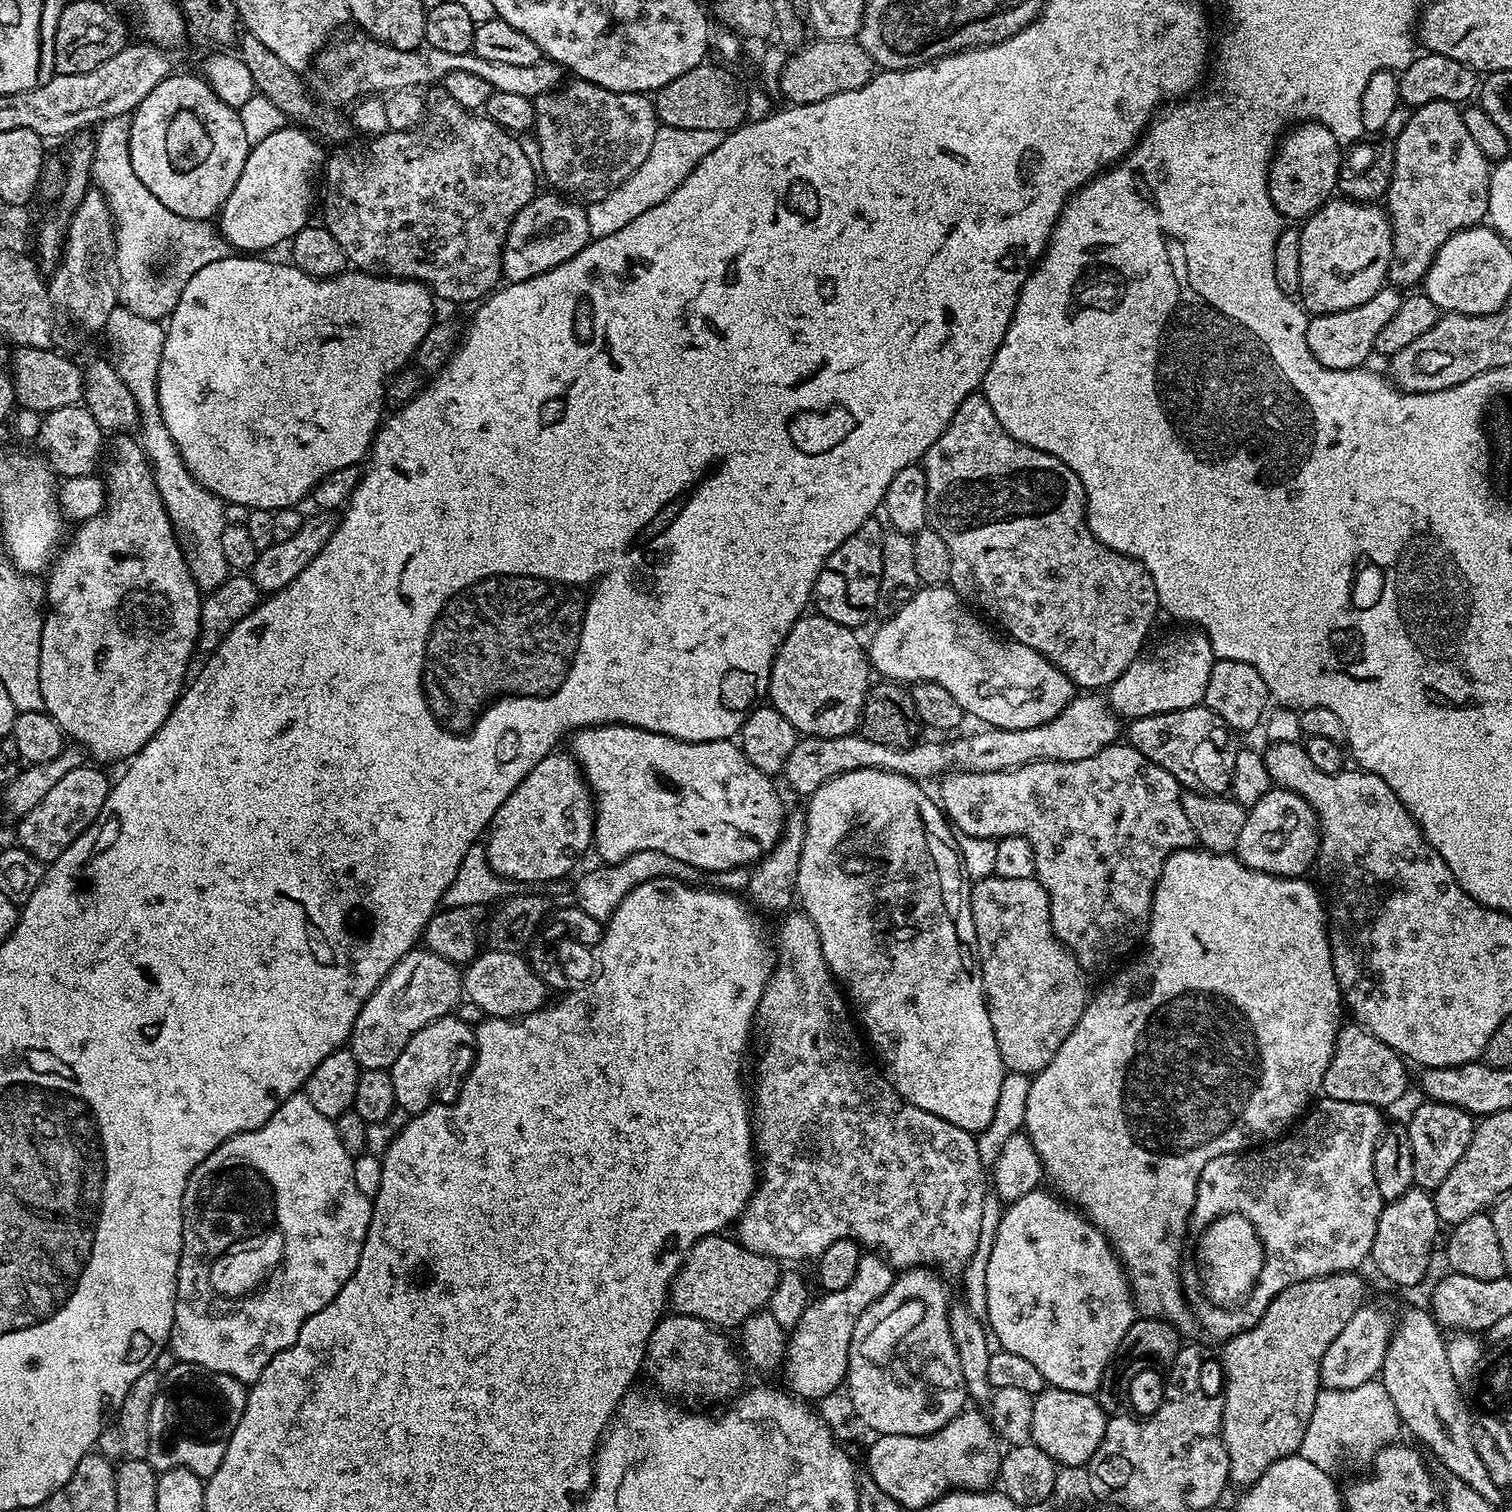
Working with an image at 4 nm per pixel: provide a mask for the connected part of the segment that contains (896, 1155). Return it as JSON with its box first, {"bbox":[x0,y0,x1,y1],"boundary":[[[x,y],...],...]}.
{"bbox":[734,910,986,1278],"boundary":[[[792,910],[792,911],[789,911],[789,912],[788,912],[788,913],[787,913],[787,915],[785,915],[785,916],[784,916],[784,917],[783,917],[783,919],[781,919],[781,920],[784,920],[784,921],[782,921],[782,922],[781,922],[781,924],[780,924],[780,933],[778,933],[778,934],[777,934],[777,936],[776,936],[776,933],[775,933],[775,936],[774,936],[774,951],[775,951],[775,953],[776,953],[776,966],[775,966],[775,968],[773,968],[773,969],[772,969],[772,977],[770,977],[770,978],[769,978],[769,980],[768,980],[768,985],[766,985],[766,986],[765,986],[765,987],[764,987],[764,993],[763,993],[763,994],[762,994],[762,998],[761,998],[761,999],[760,999],[760,1004],[759,1004],[759,1005],[758,1005],[758,1006],[757,1006],[757,1007],[756,1007],[756,1020],[757,1020],[757,1021],[758,1021],[758,1028],[759,1028],[759,1031],[760,1031],[760,1028],[761,1028],[761,1030],[762,1030],[762,1031],[764,1031],[764,1036],[765,1036],[765,1038],[766,1038],[766,1039],[768,1039],[768,1041],[766,1041],[766,1042],[765,1042],[765,1044],[764,1044],[764,1053],[762,1053],[762,1054],[761,1054],[761,1056],[760,1056],[760,1077],[758,1077],[758,1078],[757,1078],[757,1080],[756,1080],[756,1100],[755,1100],[755,1096],[754,1096],[754,1099],[753,1099],[753,1100],[752,1100],[752,1101],[751,1101],[751,1104],[750,1104],[750,1116],[751,1116],[751,1119],[752,1119],[752,1120],[753,1120],[753,1121],[754,1121],[754,1151],[755,1151],[755,1153],[756,1153],[756,1155],[757,1155],[757,1157],[758,1157],[758,1183],[757,1183],[757,1186],[756,1186],[756,1190],[755,1190],[755,1192],[753,1192],[753,1193],[752,1193],[752,1197],[751,1197],[751,1198],[750,1198],[750,1199],[749,1199],[749,1200],[748,1200],[748,1205],[747,1205],[747,1206],[745,1206],[745,1207],[744,1207],[744,1212],[743,1212],[743,1213],[742,1213],[742,1215],[740,1215],[740,1219],[739,1219],[739,1221],[738,1221],[738,1223],[737,1223],[737,1224],[736,1224],[736,1225],[735,1225],[735,1228],[734,1228],[734,1231],[736,1231],[736,1232],[737,1232],[737,1234],[736,1234],[736,1233],[735,1233],[735,1235],[736,1235],[736,1236],[737,1236],[737,1237],[738,1237],[738,1240],[739,1240],[739,1243],[741,1243],[741,1244],[744,1244],[744,1245],[745,1245],[745,1246],[747,1246],[747,1247],[748,1247],[748,1248],[749,1248],[749,1249],[750,1249],[750,1250],[754,1250],[754,1251],[755,1251],[755,1252],[757,1252],[757,1253],[758,1253],[758,1254],[762,1254],[762,1255],[763,1255],[763,1256],[771,1256],[771,1257],[772,1257],[772,1259],[773,1259],[773,1260],[775,1260],[775,1261],[777,1261],[777,1262],[785,1262],[785,1261],[784,1261],[784,1260],[809,1260],[809,1262],[812,1262],[812,1261],[815,1261],[815,1260],[816,1260],[816,1259],[817,1259],[817,1258],[819,1258],[819,1257],[820,1257],[820,1255],[821,1255],[821,1254],[822,1254],[822,1250],[826,1250],[826,1246],[830,1246],[830,1242],[838,1242],[838,1241],[839,1241],[839,1240],[854,1240],[854,1241],[856,1241],[856,1243],[857,1243],[857,1244],[859,1244],[859,1245],[861,1245],[861,1246],[863,1246],[863,1247],[864,1247],[864,1248],[865,1248],[865,1249],[868,1249],[868,1250],[871,1250],[871,1251],[872,1251],[872,1252],[873,1252],[873,1253],[876,1253],[876,1254],[879,1254],[879,1255],[881,1255],[881,1256],[883,1256],[883,1257],[884,1257],[884,1259],[885,1259],[885,1260],[887,1260],[887,1261],[888,1261],[888,1263],[889,1263],[889,1264],[891,1264],[891,1265],[892,1265],[892,1267],[893,1267],[893,1269],[896,1269],[896,1270],[907,1270],[907,1269],[910,1269],[910,1268],[918,1268],[918,1267],[921,1267],[921,1266],[923,1266],[923,1267],[926,1267],[926,1268],[931,1268],[931,1269],[933,1269],[933,1270],[939,1270],[939,1271],[940,1271],[940,1272],[941,1272],[941,1273],[943,1273],[943,1275],[944,1275],[944,1276],[945,1276],[945,1277],[948,1277],[948,1278],[951,1278],[951,1276],[956,1276],[956,1277],[959,1277],[959,1276],[960,1276],[960,1275],[961,1275],[961,1273],[963,1273],[963,1271],[964,1271],[964,1267],[966,1267],[966,1265],[968,1265],[968,1262],[969,1262],[969,1260],[970,1260],[970,1254],[974,1254],[974,1246],[978,1246],[978,1233],[979,1233],[979,1231],[981,1231],[981,1230],[982,1230],[982,1206],[983,1206],[983,1205],[984,1205],[984,1197],[985,1197],[985,1195],[986,1195],[986,1189],[984,1189],[984,1184],[985,1184],[985,1188],[986,1188],[986,1165],[984,1165],[984,1163],[983,1163],[983,1162],[982,1162],[982,1158],[981,1158],[981,1157],[980,1157],[980,1155],[979,1155],[979,1154],[978,1154],[978,1146],[977,1146],[977,1145],[976,1145],[976,1136],[975,1136],[975,1135],[973,1135],[973,1133],[970,1133],[970,1132],[967,1132],[967,1131],[966,1131],[966,1130],[962,1130],[962,1129],[961,1129],[961,1128],[959,1128],[959,1127],[958,1127],[958,1126],[954,1126],[954,1125],[953,1125],[953,1124],[951,1124],[951,1123],[950,1123],[950,1122],[946,1122],[946,1121],[945,1121],[945,1120],[943,1120],[943,1119],[942,1119],[942,1118],[938,1118],[938,1114],[930,1114],[930,1113],[929,1113],[929,1112],[927,1112],[927,1111],[926,1111],[926,1110],[918,1110],[918,1106],[914,1106],[914,1105],[913,1105],[913,1104],[907,1104],[907,1103],[906,1103],[906,1102],[905,1102],[905,1101],[904,1101],[904,1099],[903,1099],[903,1098],[902,1098],[902,1097],[900,1097],[900,1095],[898,1095],[898,1094],[897,1094],[897,1092],[895,1092],[895,1091],[894,1091],[894,1090],[893,1090],[893,1089],[892,1089],[892,1088],[891,1088],[891,1087],[890,1087],[890,1086],[889,1086],[889,1085],[888,1085],[888,1079],[886,1079],[886,1077],[884,1077],[884,1076],[883,1076],[883,1074],[882,1074],[882,1072],[881,1072],[881,1069],[880,1069],[880,1068],[879,1068],[879,1067],[877,1067],[877,1065],[876,1065],[876,1064],[875,1064],[875,1063],[873,1063],[873,1064],[874,1064],[874,1065],[872,1065],[872,1064],[871,1064],[871,1062],[870,1062],[870,1061],[868,1061],[868,1060],[867,1060],[867,1058],[866,1058],[866,1057],[864,1057],[864,1052],[863,1052],[863,1050],[862,1050],[862,1049],[860,1049],[860,1040],[861,1040],[861,1037],[860,1037],[860,1036],[859,1036],[859,1035],[858,1035],[858,1032],[857,1032],[857,1029],[856,1029],[856,1028],[855,1028],[855,1027],[854,1027],[854,1024],[853,1024],[853,1028],[854,1028],[854,1029],[852,1029],[852,1024],[851,1024],[851,1022],[850,1022],[850,1021],[848,1021],[848,1020],[847,1020],[847,1018],[846,1018],[846,1017],[844,1017],[844,1004],[845,1004],[845,1008],[846,1008],[846,1000],[845,1000],[845,997],[844,997],[844,996],[843,996],[843,995],[842,995],[842,992],[841,992],[841,989],[840,989],[840,988],[839,988],[839,987],[838,987],[838,981],[837,981],[837,979],[836,979],[836,977],[835,977],[835,976],[833,976],[833,975],[832,975],[832,972],[831,972],[831,971],[830,971],[830,970],[829,970],[829,968],[828,968],[828,967],[827,967],[827,966],[826,966],[826,958],[825,958],[825,957],[824,957],[824,955],[823,955],[823,954],[822,954],[822,942],[821,942],[821,941],[820,941],[820,939],[819,939],[819,938],[818,938],[818,930],[817,930],[817,929],[816,929],[816,927],[815,927],[815,926],[814,926],[814,922],[810,922],[810,918],[809,918],[809,917],[808,917],[808,916],[807,916],[807,915],[806,915],[806,913],[804,913],[804,911],[803,911],[803,910]]]}

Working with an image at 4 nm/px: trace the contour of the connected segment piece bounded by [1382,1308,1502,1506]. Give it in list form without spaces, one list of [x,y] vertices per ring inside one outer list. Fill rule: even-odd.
[[[1408,1308],[1398,1316],[1386,1350],[1382,1383],[1393,1399],[1403,1427],[1409,1428],[1440,1459],[1443,1471],[1462,1478],[1462,1482],[1466,1482],[1470,1490],[1478,1490],[1486,1502],[1499,1505],[1502,1488],[1490,1478],[1475,1449],[1474,1416],[1464,1405],[1465,1397],[1450,1370],[1445,1333],[1431,1311]]]

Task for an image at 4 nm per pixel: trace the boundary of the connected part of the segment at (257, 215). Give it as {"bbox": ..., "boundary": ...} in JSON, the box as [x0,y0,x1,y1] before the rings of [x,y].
{"bbox":[218,126,326,254],"boundary":[[[285,126],[279,128],[274,134],[270,134],[270,138],[262,138],[255,141],[251,145],[248,157],[246,158],[246,166],[242,166],[242,178],[238,178],[238,186],[234,186],[234,190],[230,190],[230,198],[226,198],[223,208],[220,210],[218,217],[218,231],[221,236],[224,237],[233,249],[239,250],[244,254],[264,254],[267,248],[272,248],[275,244],[291,241],[293,236],[296,236],[301,232],[304,227],[309,223],[308,211],[312,208],[312,188],[308,185],[308,179],[315,174],[316,171],[321,171],[322,161],[325,159],[326,152],[323,152],[321,141],[317,137],[313,136],[311,132],[299,127],[299,126]]]}

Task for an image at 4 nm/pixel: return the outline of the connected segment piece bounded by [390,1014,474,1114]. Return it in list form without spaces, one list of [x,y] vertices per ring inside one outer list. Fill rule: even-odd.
[[[449,1014],[422,1026],[410,1042],[398,1054],[390,1069],[394,1082],[394,1098],[396,1107],[409,1114],[425,1112],[437,1099],[436,1091],[440,1083],[452,1072],[452,1063],[456,1060],[456,1051],[463,1044],[471,1045],[474,1040],[474,1028],[462,1022],[455,1014]]]

